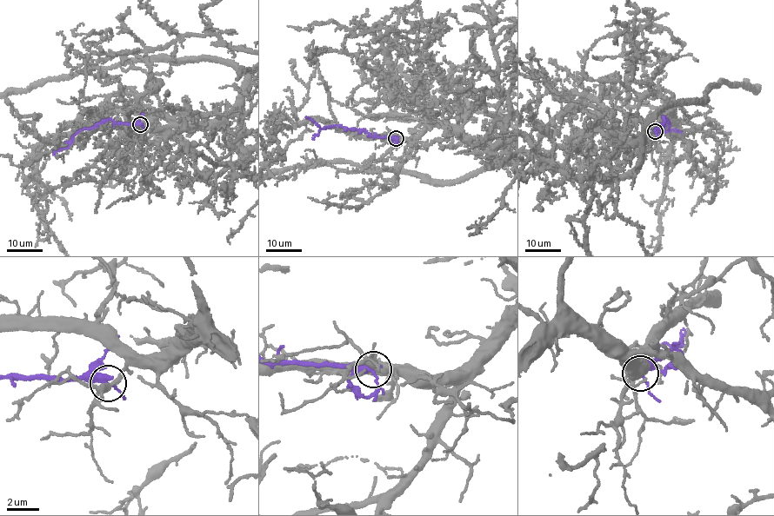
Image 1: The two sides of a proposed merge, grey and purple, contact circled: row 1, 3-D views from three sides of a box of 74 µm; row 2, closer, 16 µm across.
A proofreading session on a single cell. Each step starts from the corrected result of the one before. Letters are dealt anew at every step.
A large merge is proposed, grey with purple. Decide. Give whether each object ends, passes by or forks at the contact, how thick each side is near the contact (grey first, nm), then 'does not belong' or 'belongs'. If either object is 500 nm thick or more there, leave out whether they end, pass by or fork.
grey forks | purple passes by | 320/360 nm | does not belong

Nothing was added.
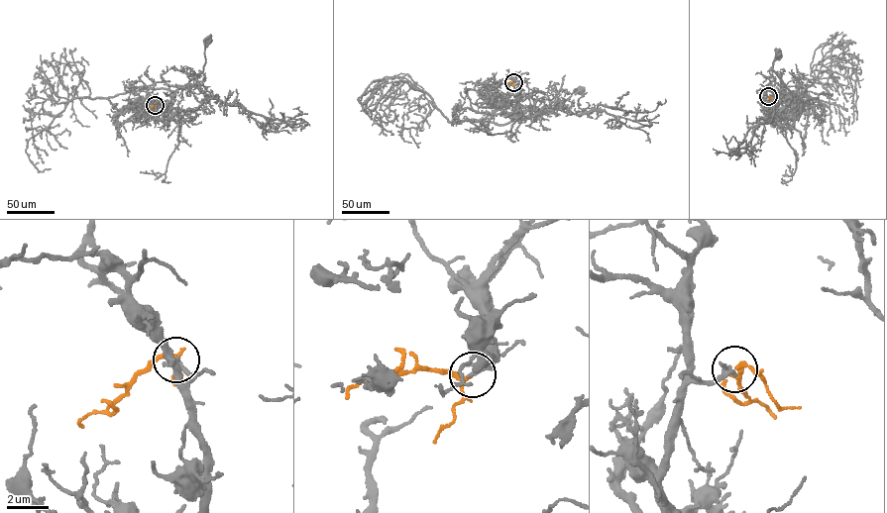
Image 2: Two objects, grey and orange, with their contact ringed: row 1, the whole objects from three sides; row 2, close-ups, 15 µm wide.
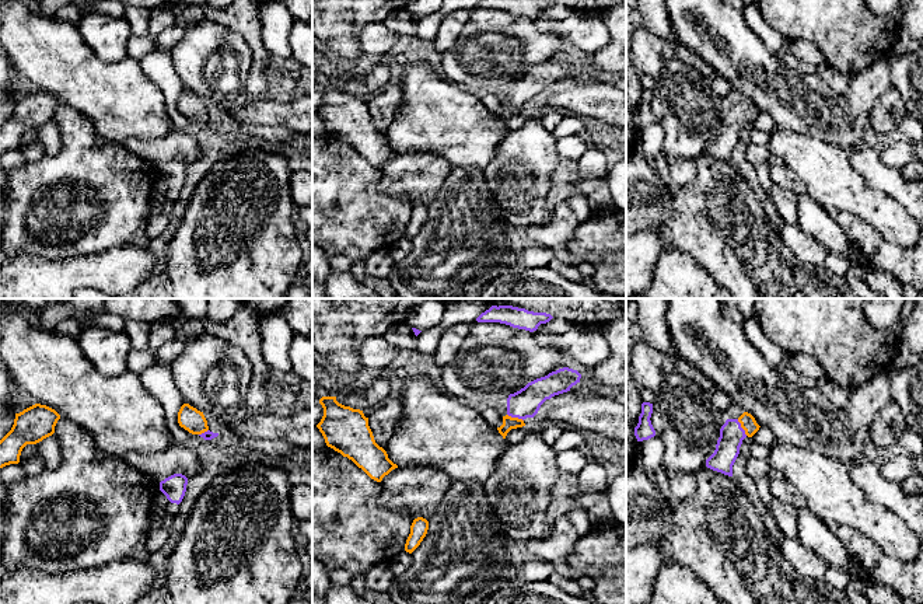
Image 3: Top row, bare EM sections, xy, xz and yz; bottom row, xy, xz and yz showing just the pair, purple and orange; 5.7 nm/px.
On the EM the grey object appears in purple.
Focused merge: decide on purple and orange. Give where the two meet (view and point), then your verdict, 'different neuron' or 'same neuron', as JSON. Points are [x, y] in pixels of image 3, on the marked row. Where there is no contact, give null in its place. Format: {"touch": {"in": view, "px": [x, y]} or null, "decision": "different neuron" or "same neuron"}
{"touch": {"in": "xz", "px": [516, 416]}, "decision": "same neuron"}

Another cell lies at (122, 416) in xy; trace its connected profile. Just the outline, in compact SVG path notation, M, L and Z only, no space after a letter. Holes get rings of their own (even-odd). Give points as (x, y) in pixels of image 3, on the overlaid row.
M3 298L0 314L0 362L8 370L11 381L17 383L36 404L55 409L60 418L67 419L87 430L94 439L95 447L106 454L125 457L129 453L154 454L175 444L167 425L160 402L141 385L140 376L126 370L116 377L105 377L80 350L77 339L56 334L53 329L42 329L29 324L29 314L39 313L22 310L11 315L8 308L21 298Z

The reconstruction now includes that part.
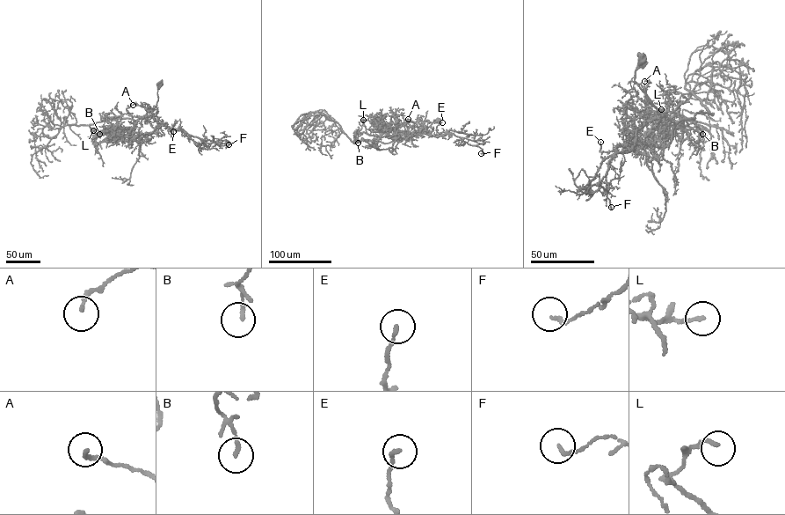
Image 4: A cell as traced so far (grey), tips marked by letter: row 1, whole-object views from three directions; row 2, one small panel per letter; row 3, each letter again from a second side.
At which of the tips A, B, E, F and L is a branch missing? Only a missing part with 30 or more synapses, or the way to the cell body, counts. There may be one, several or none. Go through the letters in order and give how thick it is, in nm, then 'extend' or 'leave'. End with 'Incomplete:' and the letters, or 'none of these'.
A: 170 nm | leave
B: 160 nm | leave
E: 150 nm | leave
F: 160 nm | leave
L: 150 nm | leave
Incomplete: none of these

